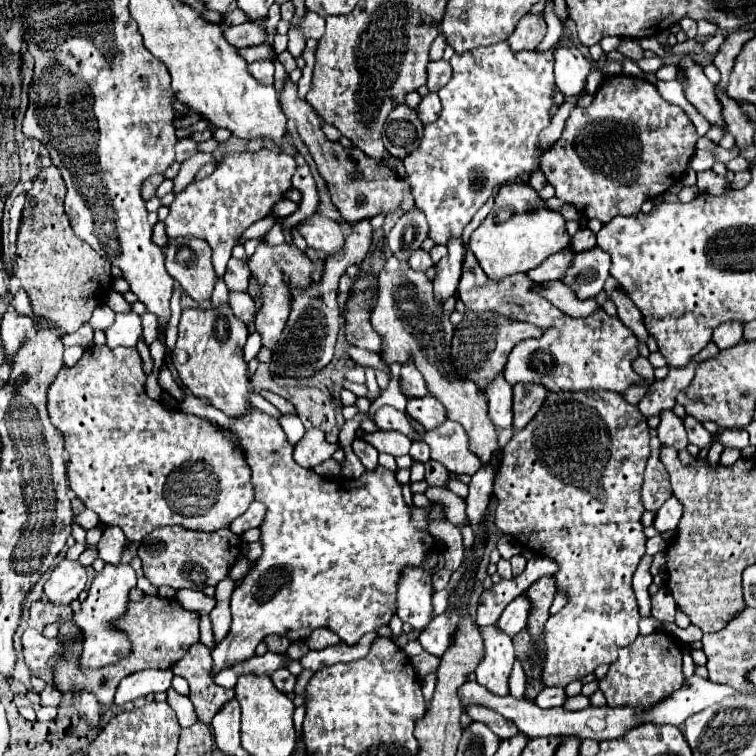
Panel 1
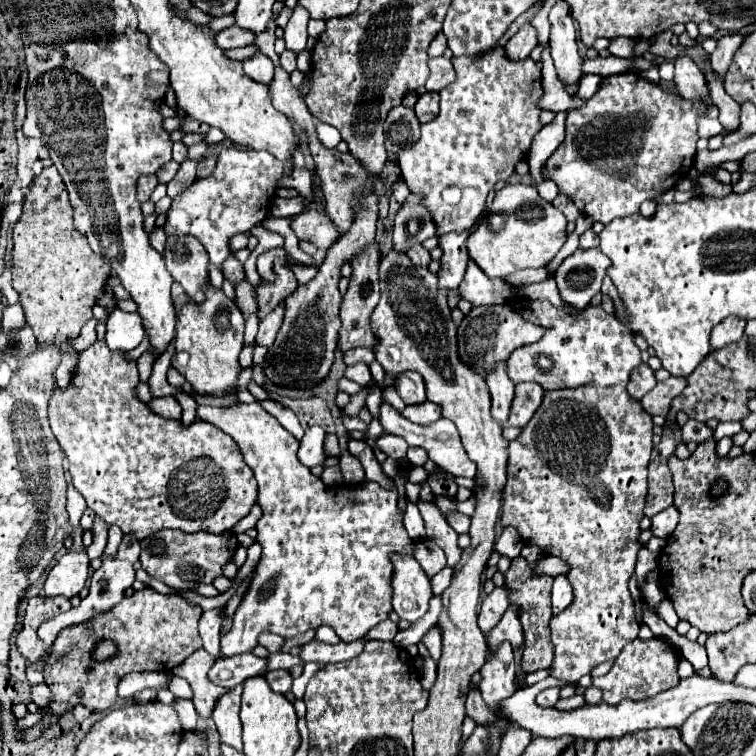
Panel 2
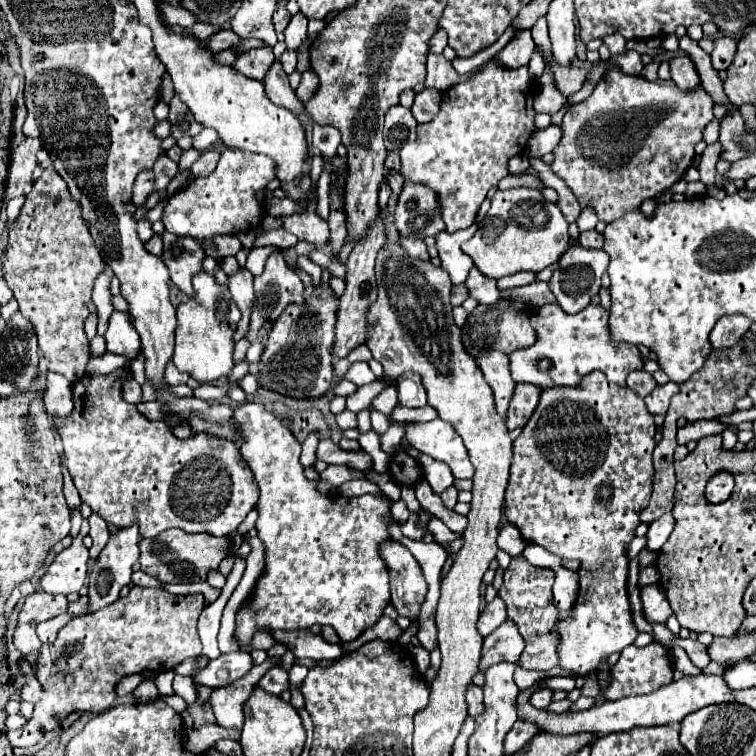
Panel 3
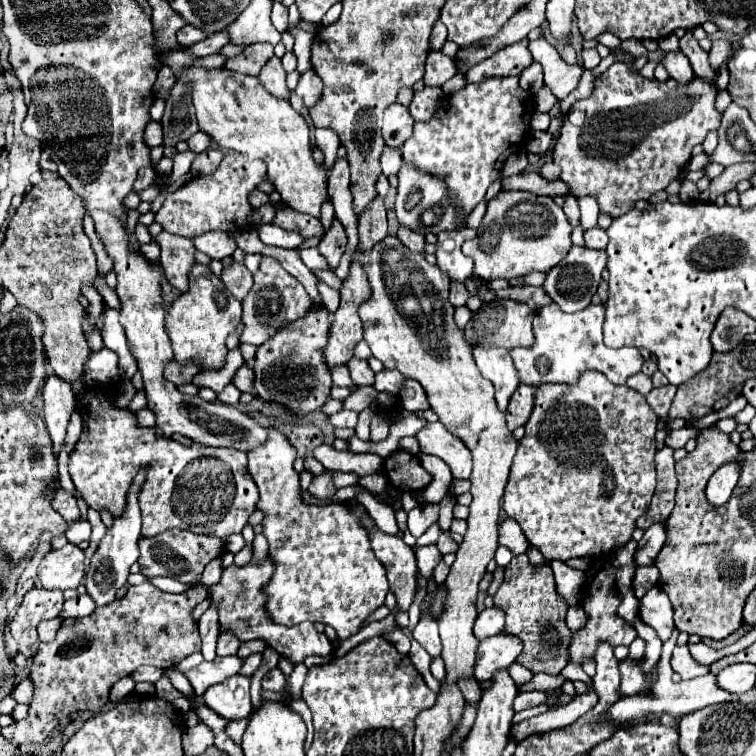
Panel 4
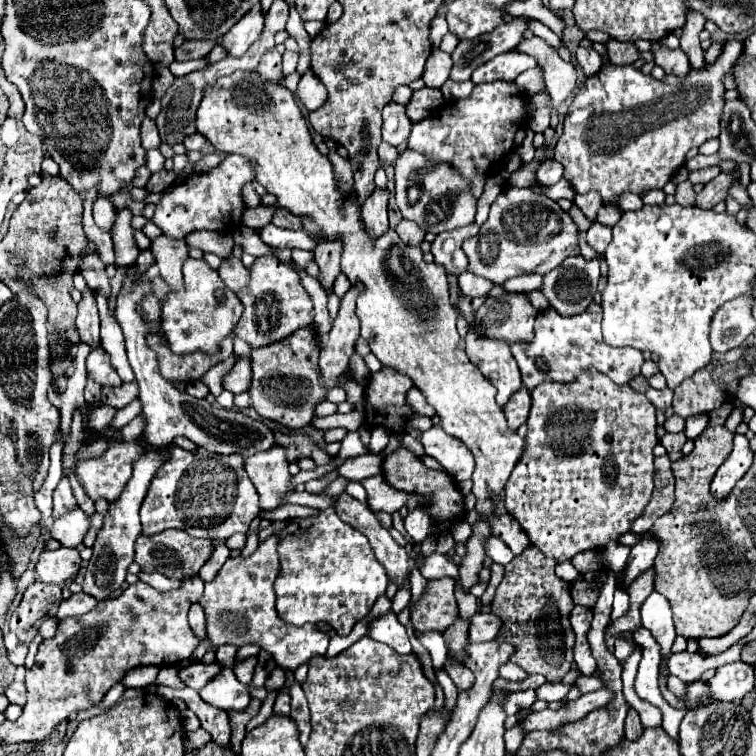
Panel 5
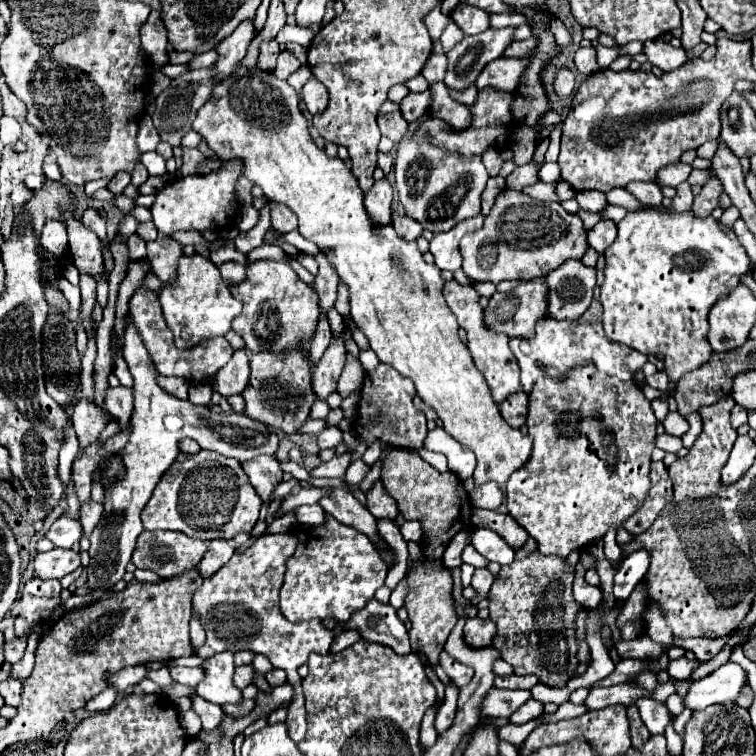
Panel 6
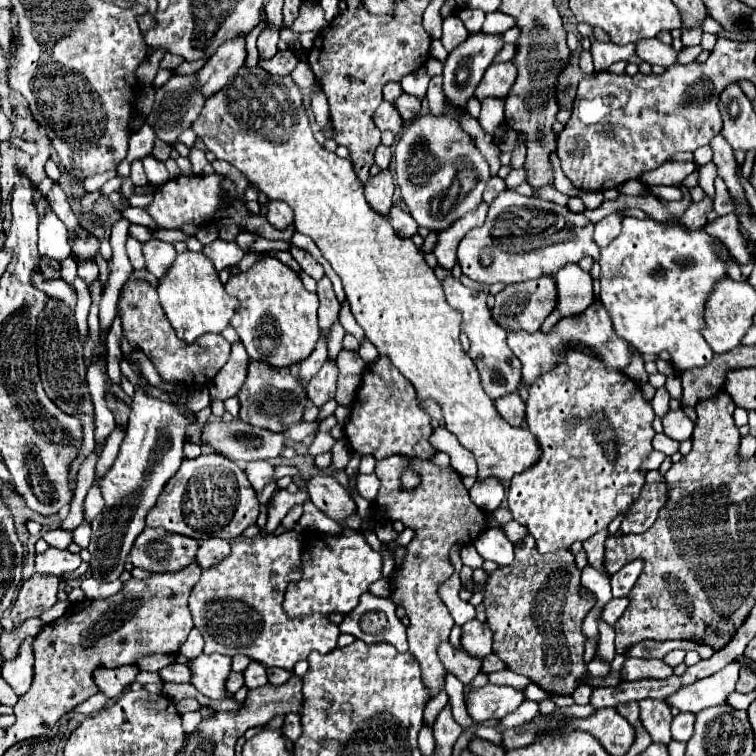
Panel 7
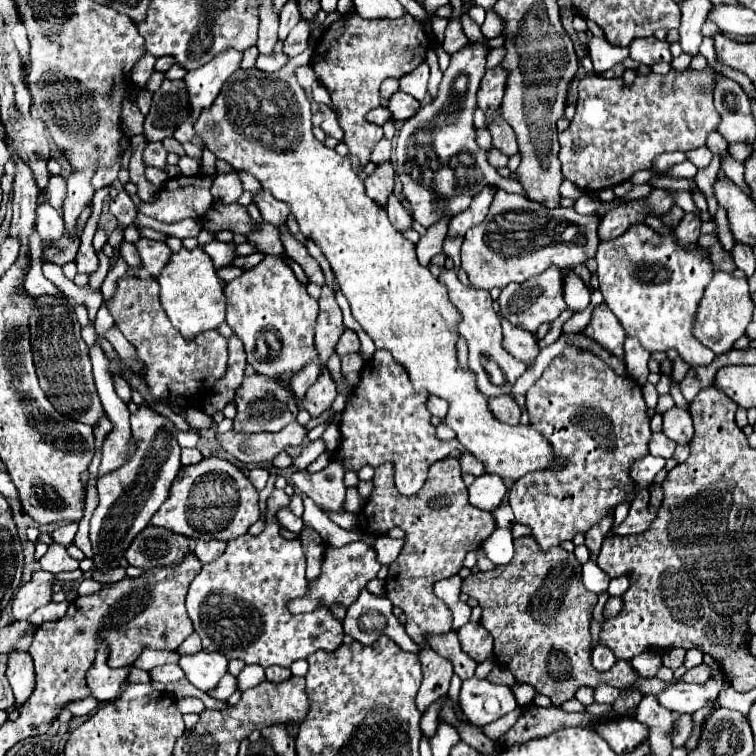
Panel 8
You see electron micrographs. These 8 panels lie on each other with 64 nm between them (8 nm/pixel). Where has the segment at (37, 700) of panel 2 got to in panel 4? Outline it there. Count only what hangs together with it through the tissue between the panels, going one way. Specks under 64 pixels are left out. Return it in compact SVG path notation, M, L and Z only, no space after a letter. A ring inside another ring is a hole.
M22 680L22 682L12 690L12 694L10 694L10 696L12 696L18 704L30 704L32 694L34 694L32 682L30 682L30 680Z

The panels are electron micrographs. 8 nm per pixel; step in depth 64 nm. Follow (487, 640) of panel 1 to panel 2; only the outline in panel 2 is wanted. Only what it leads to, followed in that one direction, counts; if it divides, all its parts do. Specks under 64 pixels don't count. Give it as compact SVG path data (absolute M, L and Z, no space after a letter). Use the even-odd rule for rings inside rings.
M502 644L494 654L492 658L486 660L486 664L482 666L480 670L482 674L482 682L478 684L482 696L484 696L484 702L496 712L498 718L508 718L508 716L502 716L498 704L502 700L506 700L510 694L516 692L516 666L514 666L514 656L512 656L512 648L510 644Z

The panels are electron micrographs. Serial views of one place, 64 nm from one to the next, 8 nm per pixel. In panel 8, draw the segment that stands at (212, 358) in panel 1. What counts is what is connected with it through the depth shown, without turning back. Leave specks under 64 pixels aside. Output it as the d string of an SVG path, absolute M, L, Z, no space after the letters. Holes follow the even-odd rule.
M202 246L194 250L182 248L180 252L172 254L166 268L162 268L160 276L160 302L168 320L174 328L186 338L194 338L200 332L214 330L226 316L226 296L222 292L222 284L216 276L212 258L202 250Z

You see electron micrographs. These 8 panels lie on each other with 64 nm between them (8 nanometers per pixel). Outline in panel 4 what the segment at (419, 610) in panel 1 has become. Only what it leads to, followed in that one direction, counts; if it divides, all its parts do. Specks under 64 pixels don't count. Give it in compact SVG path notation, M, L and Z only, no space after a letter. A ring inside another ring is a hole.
M370 520L370 524L374 524L374 528L370 528L372 550L388 572L390 590L396 594L396 602L400 610L408 610L416 592L418 566L414 552L410 546L404 544L402 538L384 534L374 520Z

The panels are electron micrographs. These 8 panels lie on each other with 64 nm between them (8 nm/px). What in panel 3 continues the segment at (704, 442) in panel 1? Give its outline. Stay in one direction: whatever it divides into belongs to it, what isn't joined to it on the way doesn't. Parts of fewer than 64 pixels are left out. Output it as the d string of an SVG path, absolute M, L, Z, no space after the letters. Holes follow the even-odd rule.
M700 420L686 424L684 428L678 428L676 440L678 444L688 444L690 440L700 440L704 436L721 434L728 426L717 420Z

